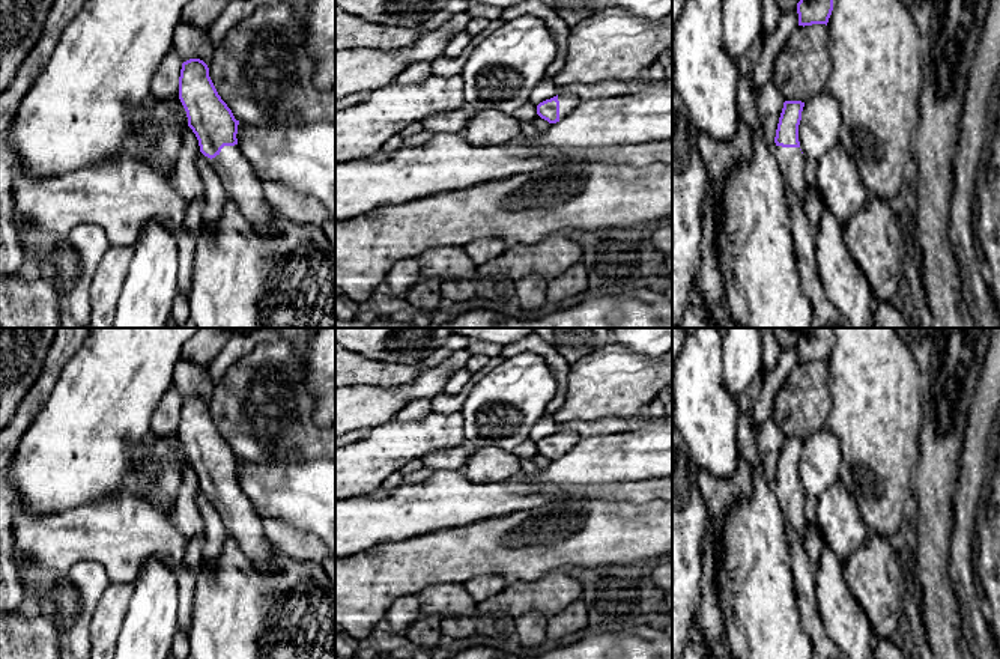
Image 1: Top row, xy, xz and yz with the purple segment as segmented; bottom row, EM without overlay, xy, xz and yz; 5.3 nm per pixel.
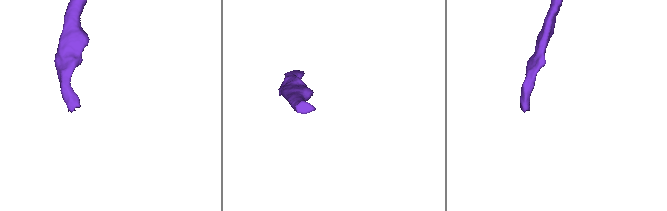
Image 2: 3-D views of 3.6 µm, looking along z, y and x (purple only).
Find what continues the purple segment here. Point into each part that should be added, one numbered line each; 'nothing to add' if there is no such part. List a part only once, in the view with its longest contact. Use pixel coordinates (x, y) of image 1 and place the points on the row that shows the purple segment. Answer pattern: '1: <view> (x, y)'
1: xy (238, 179)

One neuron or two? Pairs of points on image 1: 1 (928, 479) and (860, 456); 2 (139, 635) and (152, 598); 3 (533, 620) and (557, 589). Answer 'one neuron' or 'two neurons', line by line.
1: two neurons
2: one neuron
3: two neurons

